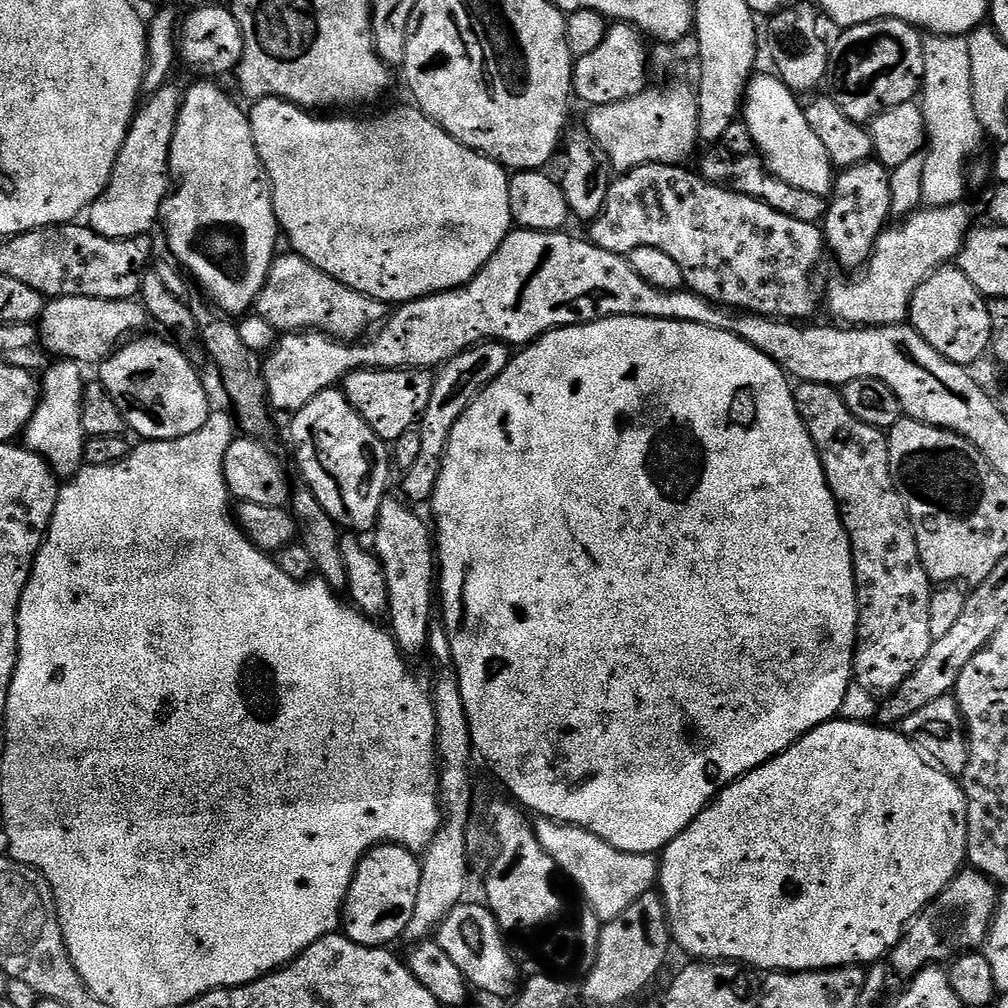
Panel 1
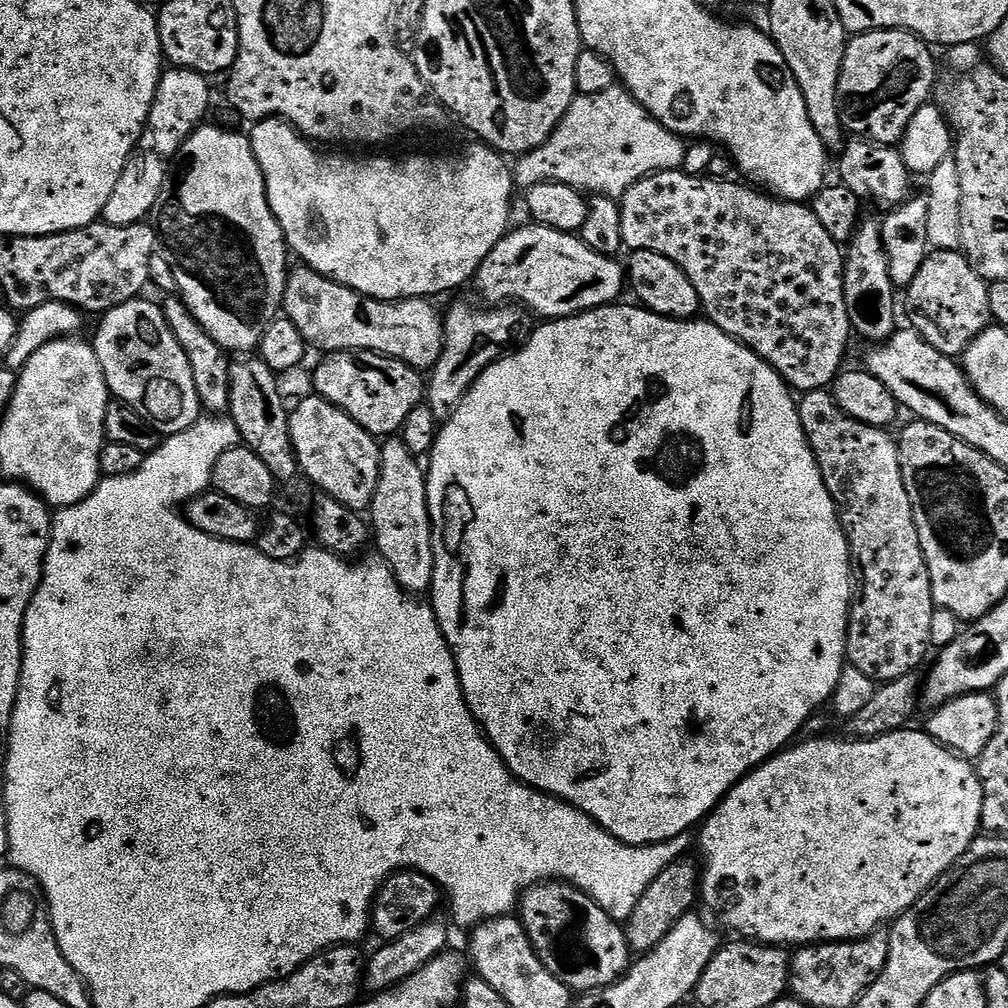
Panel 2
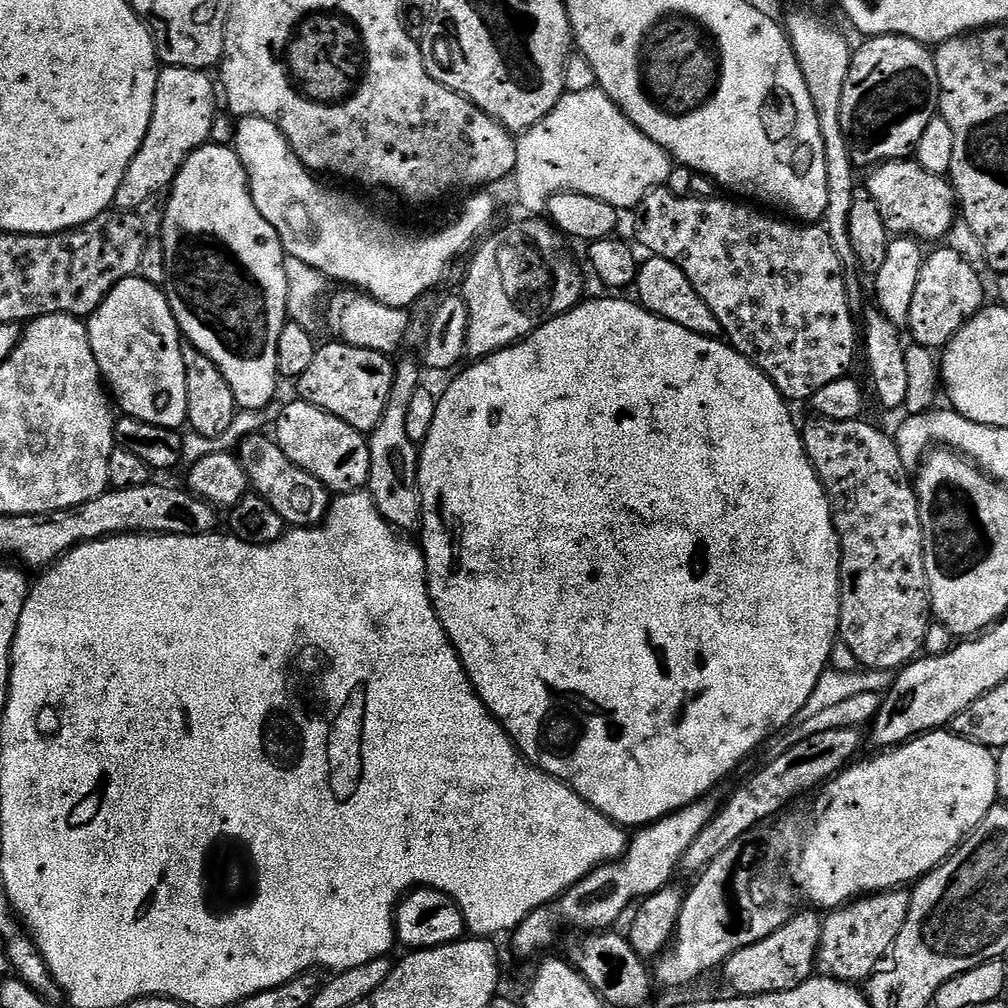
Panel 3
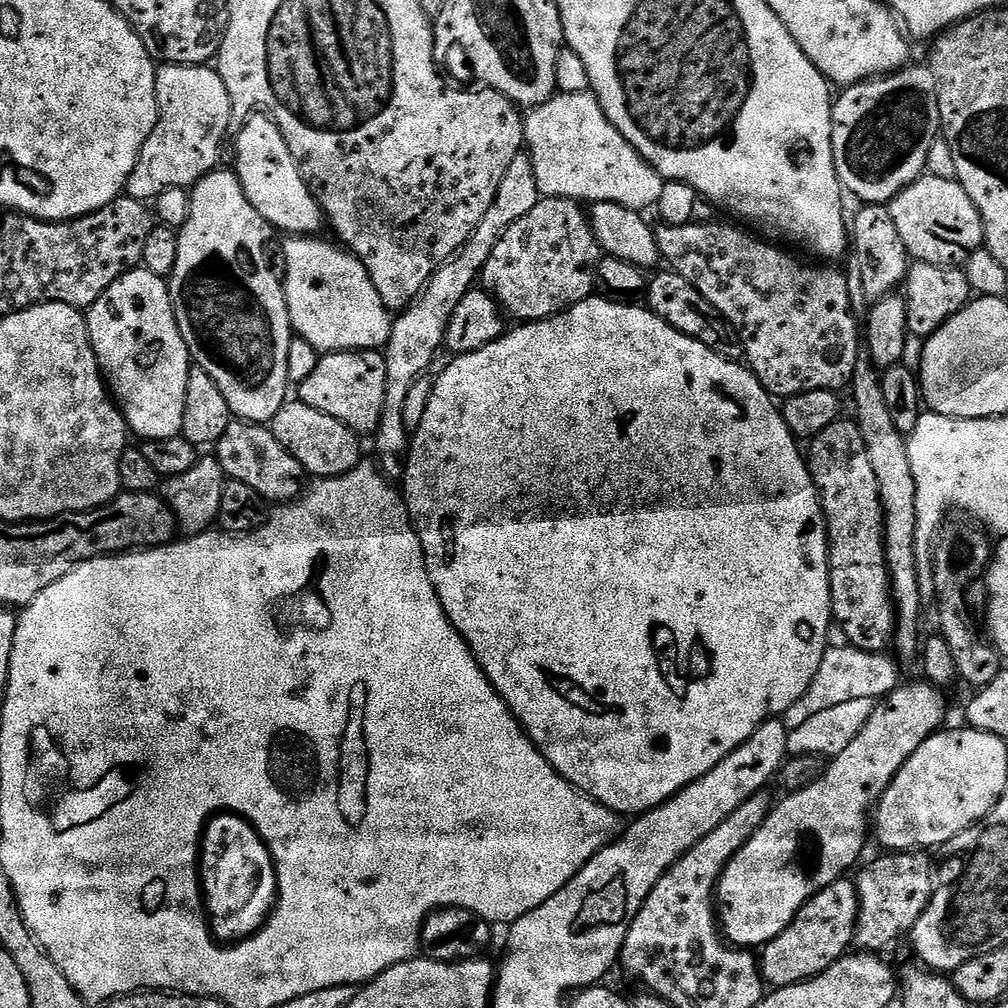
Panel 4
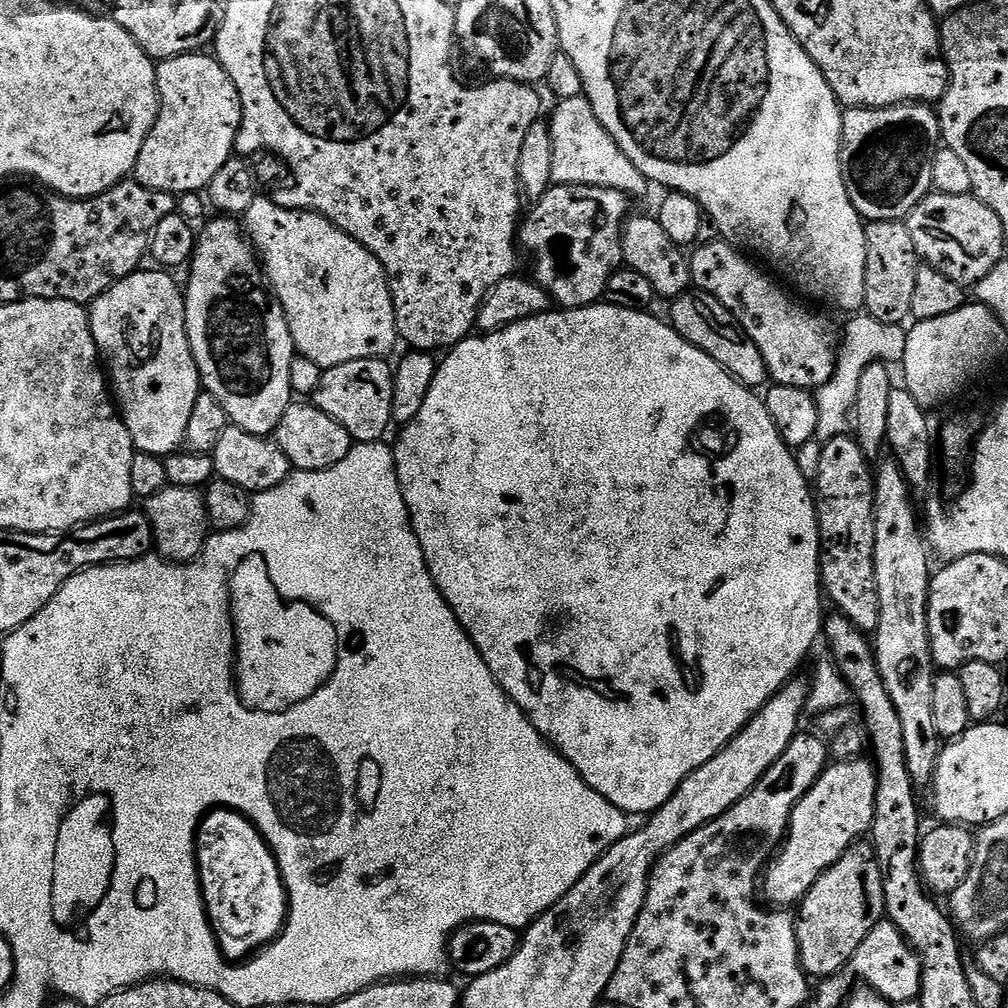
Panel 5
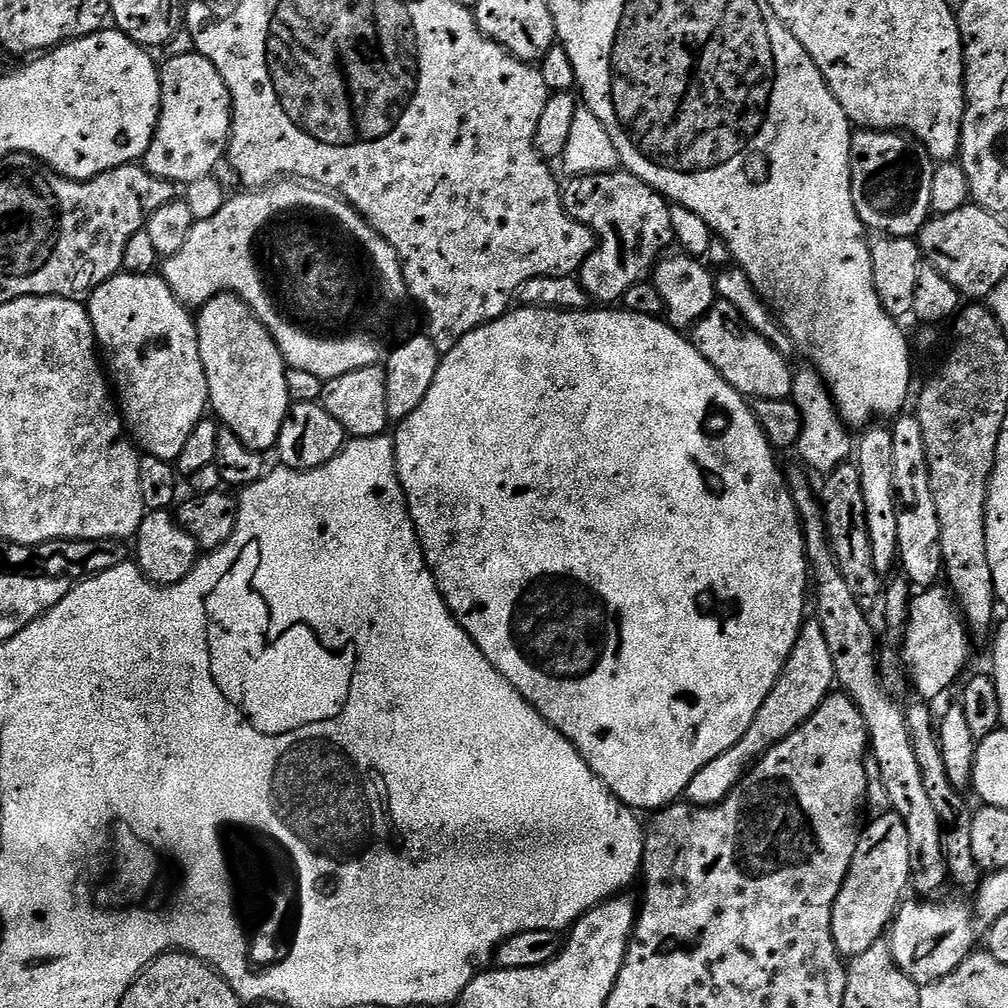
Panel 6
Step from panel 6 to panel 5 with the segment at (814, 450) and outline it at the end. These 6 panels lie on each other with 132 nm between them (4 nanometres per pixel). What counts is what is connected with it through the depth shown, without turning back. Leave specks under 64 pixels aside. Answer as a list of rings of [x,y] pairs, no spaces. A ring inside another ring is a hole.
[[[865,312],[857,313],[850,319],[844,332],[841,331],[837,345],[836,373],[830,382],[815,391],[818,406],[818,430],[816,437],[824,443],[830,438],[845,435],[852,424],[852,415],[857,402],[859,379],[866,366],[876,362],[903,361],[906,352],[907,329],[899,324],[878,322]]]

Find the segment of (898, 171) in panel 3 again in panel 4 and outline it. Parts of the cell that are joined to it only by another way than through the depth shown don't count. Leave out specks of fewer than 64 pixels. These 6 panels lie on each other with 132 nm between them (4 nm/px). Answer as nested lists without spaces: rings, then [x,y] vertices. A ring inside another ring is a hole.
[[[925,174],[895,196],[887,207],[890,210],[890,218],[894,218],[894,226],[898,226],[898,235],[902,237],[902,243],[906,245],[913,261],[943,268],[964,268],[970,257],[984,248],[984,223],[978,206],[974,206],[970,194],[966,194],[957,179],[934,178]]]

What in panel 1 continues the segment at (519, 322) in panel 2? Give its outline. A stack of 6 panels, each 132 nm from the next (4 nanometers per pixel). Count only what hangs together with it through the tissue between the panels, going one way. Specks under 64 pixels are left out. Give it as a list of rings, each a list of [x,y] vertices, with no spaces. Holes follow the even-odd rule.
[[[499,342],[473,344],[472,347],[457,354],[454,359],[448,361],[435,373],[432,397],[418,424],[420,440],[418,439],[416,459],[409,467],[413,468],[404,476],[404,492],[409,496],[407,499],[413,505],[427,505],[431,501],[432,491],[440,473],[440,464],[444,460],[444,451],[458,418],[462,418],[462,414],[476,401],[476,397],[483,392],[484,387],[497,380],[502,374],[502,370],[506,370],[509,359],[510,348],[507,344]]]

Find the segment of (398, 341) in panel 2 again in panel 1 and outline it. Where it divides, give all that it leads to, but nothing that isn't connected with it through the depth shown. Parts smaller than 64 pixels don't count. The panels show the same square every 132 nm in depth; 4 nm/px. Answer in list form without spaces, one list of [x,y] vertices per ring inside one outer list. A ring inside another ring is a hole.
[[[277,255],[266,286],[254,305],[255,315],[260,315],[270,327],[277,328],[277,333],[311,330],[322,332],[334,340],[356,342],[367,337],[388,319],[390,308],[383,300],[375,300],[372,296],[330,278],[330,274],[318,270],[318,266],[306,262],[298,255],[287,255]]]

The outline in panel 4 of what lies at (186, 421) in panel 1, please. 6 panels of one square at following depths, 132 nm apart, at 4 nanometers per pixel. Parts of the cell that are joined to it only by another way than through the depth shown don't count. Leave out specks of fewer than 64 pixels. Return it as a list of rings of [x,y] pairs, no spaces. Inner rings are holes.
[[[141,266],[133,268],[98,302],[87,309],[88,337],[100,371],[114,397],[124,421],[128,423],[128,431],[133,437],[140,436],[141,441],[174,438],[182,430],[182,414],[186,414],[186,384],[190,371],[188,347],[180,333],[176,321],[176,311],[172,305],[172,295],[168,289],[168,280],[158,274],[150,274]]]

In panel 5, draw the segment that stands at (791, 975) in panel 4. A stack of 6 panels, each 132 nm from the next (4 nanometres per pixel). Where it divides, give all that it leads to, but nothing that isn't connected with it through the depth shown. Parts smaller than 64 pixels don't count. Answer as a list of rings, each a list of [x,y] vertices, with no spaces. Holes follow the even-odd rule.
[[[857,842],[817,878],[798,905],[796,937],[804,971],[812,978],[843,973],[851,965],[852,955],[862,946],[866,934],[874,930],[884,915],[882,874],[876,853],[871,843]]]

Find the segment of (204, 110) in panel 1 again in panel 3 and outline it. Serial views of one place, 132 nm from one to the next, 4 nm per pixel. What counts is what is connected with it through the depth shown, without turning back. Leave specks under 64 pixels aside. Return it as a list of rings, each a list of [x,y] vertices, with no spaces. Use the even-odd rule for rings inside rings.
[[[216,143],[203,144],[201,148],[194,150],[194,154],[190,154],[190,158],[176,175],[176,181],[172,183],[171,189],[167,193],[167,196],[169,195],[168,205],[164,208],[164,221],[161,222],[160,232],[158,232],[158,238],[164,243],[166,250],[166,270],[168,271],[166,295],[170,302],[170,310],[180,327],[181,337],[196,347],[199,352],[206,354],[206,358],[210,358],[210,362],[214,362],[214,366],[218,366],[218,370],[222,370],[222,378],[226,378],[226,382],[230,382],[230,390],[234,390],[237,409],[244,411],[245,408],[248,412],[260,412],[275,398],[276,387],[282,384],[282,377],[278,370],[278,337],[282,334],[284,325],[290,320],[288,283],[284,265],[286,253],[274,226],[270,226],[270,222],[266,222],[266,218],[262,218],[262,214],[258,214],[258,206],[254,206],[252,191],[248,188],[248,175],[235,147],[228,145],[227,148],[224,144]]]

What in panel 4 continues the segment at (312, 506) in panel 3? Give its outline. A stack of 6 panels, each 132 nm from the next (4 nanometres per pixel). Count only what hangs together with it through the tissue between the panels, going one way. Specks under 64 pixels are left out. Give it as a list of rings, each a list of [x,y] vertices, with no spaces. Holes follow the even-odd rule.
[[[233,419],[232,424],[226,426],[226,434],[222,434],[220,441],[214,445],[214,455],[228,480],[246,482],[246,486],[258,490],[258,494],[262,494],[262,498],[273,505],[290,504],[293,500],[299,500],[306,491],[306,473],[302,462],[298,462],[298,458],[294,458],[294,454],[290,454],[290,450],[286,450],[286,446],[282,446],[278,438],[274,438],[271,427]]]

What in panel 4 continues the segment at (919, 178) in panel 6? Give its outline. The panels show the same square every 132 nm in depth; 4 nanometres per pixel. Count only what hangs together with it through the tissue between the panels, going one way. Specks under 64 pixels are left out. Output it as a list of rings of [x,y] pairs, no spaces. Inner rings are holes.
[[[905,66],[899,72],[891,73],[887,76],[878,76],[871,80],[862,80],[858,84],[847,85],[843,89],[844,92],[835,97],[832,105],[832,153],[834,154],[834,166],[836,173],[840,179],[843,191],[849,197],[857,196],[860,202],[864,204],[883,204],[887,205],[902,190],[906,190],[920,176],[925,175],[928,167],[928,159],[930,158],[930,146],[934,146],[934,142],[941,135],[940,126],[940,107],[938,106],[938,86],[936,79],[932,73],[931,67],[912,68],[913,66]]]

